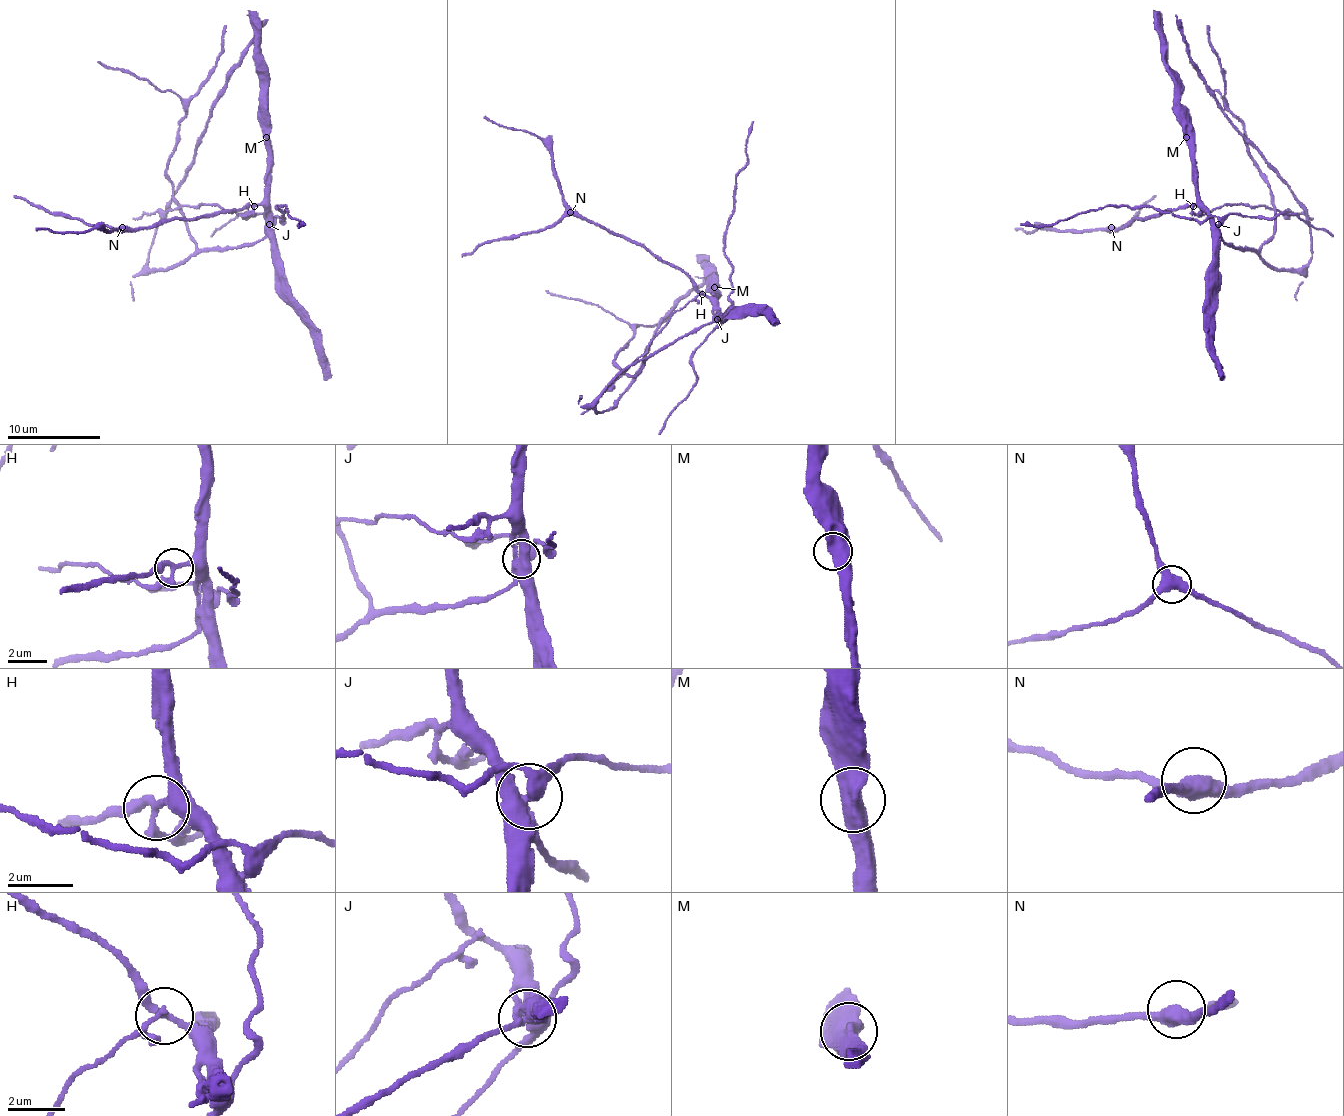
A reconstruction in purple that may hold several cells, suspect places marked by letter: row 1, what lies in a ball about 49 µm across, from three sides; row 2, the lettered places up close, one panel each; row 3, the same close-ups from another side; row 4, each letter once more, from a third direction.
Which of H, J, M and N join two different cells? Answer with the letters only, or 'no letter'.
H, J

